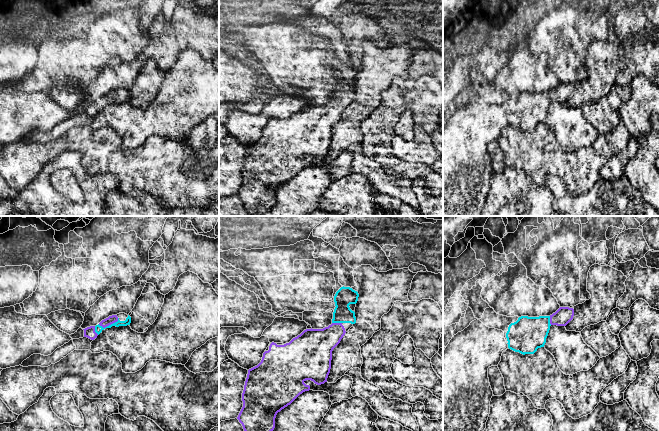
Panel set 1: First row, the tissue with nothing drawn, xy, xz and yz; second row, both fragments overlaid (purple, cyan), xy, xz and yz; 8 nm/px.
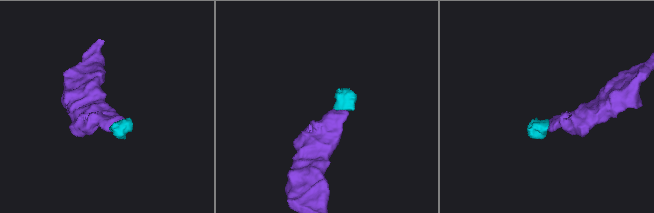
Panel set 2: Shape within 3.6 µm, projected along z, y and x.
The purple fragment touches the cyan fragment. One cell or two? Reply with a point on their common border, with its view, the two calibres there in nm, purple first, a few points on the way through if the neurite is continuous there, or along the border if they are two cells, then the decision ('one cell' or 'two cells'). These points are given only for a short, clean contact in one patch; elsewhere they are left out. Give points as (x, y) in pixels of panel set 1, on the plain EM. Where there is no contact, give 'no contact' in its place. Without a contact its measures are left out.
meets purple in xy at (108, 101); 70 nm thick on the purple side, 60 nm on the other; runs through xy (112, 95), (108, 101), (98, 105); one cell

